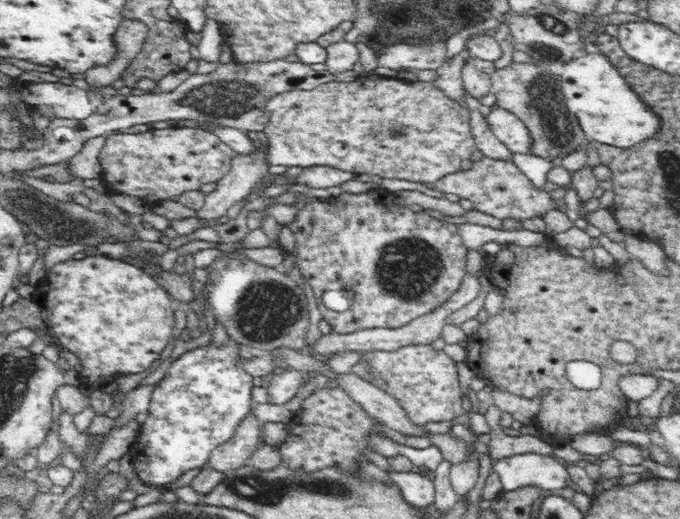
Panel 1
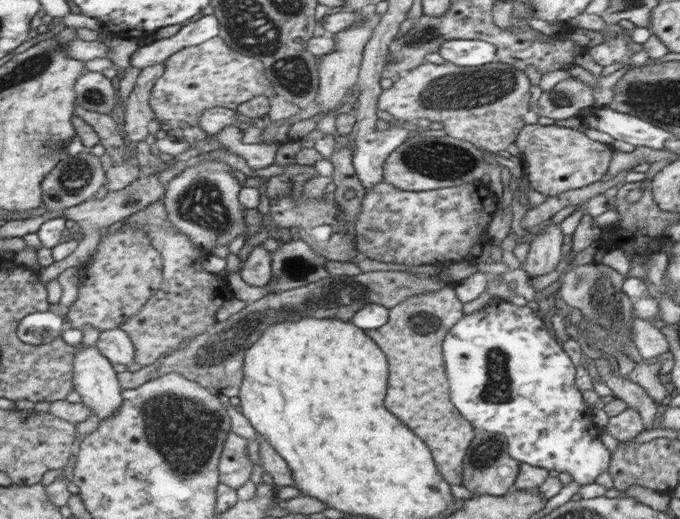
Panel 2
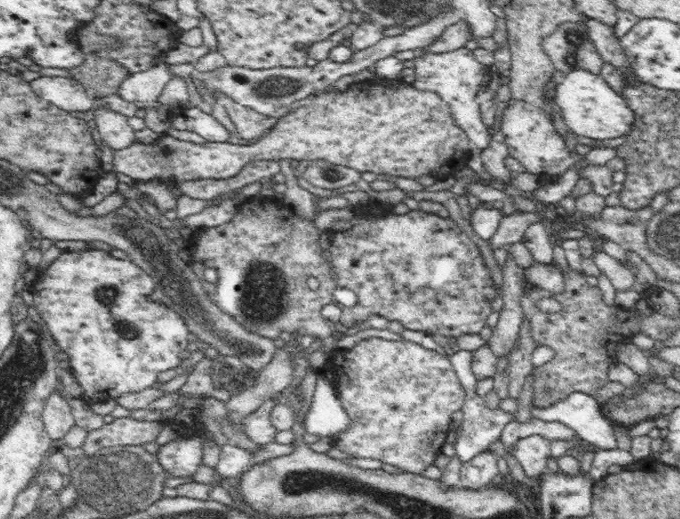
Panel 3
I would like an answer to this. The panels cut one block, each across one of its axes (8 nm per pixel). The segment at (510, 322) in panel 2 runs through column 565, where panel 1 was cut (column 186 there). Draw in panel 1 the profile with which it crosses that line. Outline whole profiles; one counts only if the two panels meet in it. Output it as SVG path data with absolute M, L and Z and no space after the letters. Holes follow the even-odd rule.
M233 340L228 344L208 344L202 348L194 348L182 354L178 360L174 360L168 368L168 372L152 390L152 400L148 406L147 418L141 424L139 441L142 442L142 454L148 460L146 482L150 486L168 486L180 476L193 469L202 468L209 462L209 456L213 450L228 442L236 426L250 414L255 403L252 399L252 379L254 376L246 372L242 366L242 346L238 346Z

